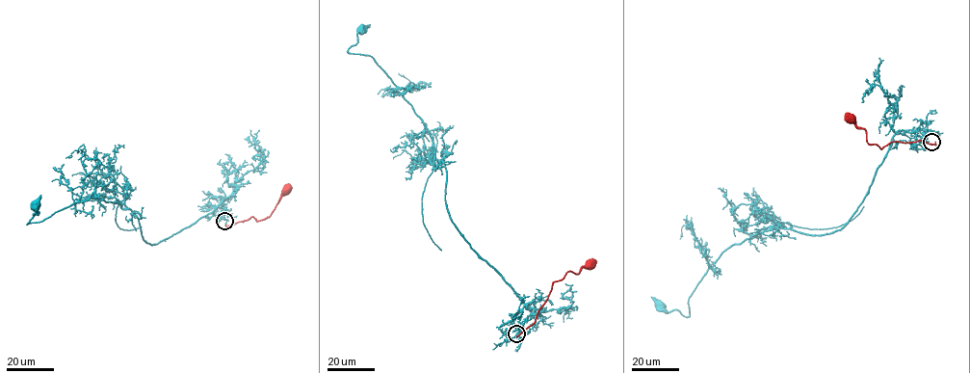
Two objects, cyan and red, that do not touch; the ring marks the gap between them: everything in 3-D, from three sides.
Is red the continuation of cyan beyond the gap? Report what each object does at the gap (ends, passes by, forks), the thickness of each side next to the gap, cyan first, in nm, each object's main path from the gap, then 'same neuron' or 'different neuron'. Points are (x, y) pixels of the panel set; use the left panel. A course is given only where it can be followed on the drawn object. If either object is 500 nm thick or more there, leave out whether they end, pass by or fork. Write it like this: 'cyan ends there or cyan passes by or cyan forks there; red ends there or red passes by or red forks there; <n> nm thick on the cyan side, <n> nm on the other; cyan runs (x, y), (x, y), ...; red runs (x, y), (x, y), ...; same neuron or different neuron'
cyan ends there; red ends there; 150 nm thick on the cyan side, 170 nm on the other; cyan runs (223, 219), (223, 199), (151, 245), (136, 216), (117, 202), (88, 198), (27, 224), (35, 204); red runs (225, 223), (229, 226), (251, 216), (257, 221), (263, 220), (270, 216), (285, 189); different neuron

